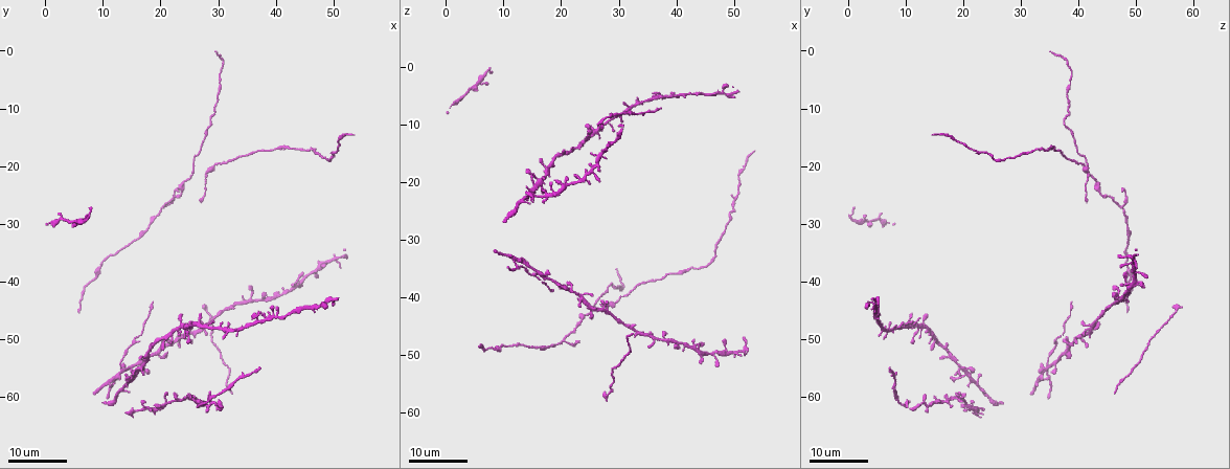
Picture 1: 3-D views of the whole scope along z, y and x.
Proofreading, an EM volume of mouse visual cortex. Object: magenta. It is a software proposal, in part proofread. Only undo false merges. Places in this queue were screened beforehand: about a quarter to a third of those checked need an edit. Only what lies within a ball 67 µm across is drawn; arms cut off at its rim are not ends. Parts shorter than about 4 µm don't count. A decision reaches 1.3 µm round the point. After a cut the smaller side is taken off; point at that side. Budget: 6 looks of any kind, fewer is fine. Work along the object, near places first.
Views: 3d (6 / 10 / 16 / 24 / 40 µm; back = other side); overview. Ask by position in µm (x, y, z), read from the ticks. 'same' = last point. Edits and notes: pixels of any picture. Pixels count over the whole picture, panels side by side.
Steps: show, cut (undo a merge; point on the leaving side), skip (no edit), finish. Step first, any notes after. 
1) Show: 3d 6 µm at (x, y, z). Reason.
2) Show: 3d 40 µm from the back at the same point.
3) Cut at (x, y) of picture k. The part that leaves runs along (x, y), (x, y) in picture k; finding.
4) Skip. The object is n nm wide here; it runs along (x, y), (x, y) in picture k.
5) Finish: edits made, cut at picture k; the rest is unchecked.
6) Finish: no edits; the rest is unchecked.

Show: 3d 24 µm at (36.0, 43.5, 47.0). Looks like a crossing.

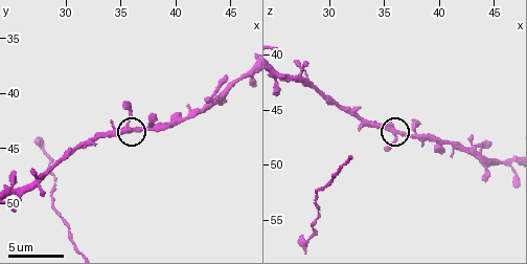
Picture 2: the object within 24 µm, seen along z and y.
Show: 3d 10 µm at (35.6, 43.2, 46.8).

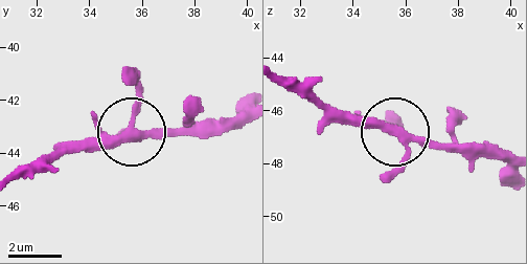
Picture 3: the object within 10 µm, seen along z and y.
Skip. 4 arms meet here; it runs along (283, 86), (330, 110), (463, 147) in picture 3; all the same cell.

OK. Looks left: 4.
Show: 3d 16 µm at (23.5, 47.5, 13.0). Branch point.

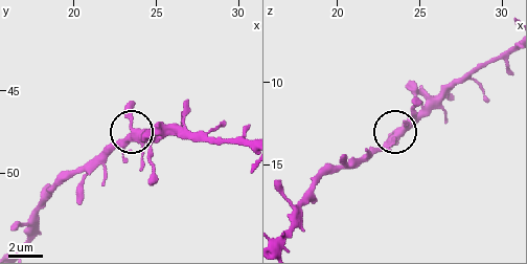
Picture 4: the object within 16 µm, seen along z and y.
Show: 3d 10 µm at the same point.

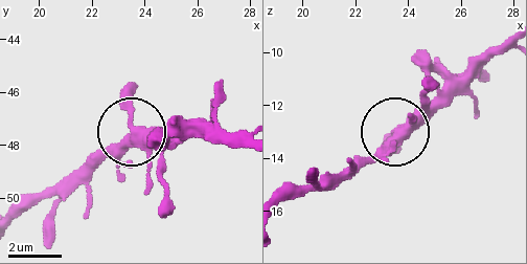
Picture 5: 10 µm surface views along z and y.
Skip. 3 arms meet here; it runs along (284, 200), (345, 180), (458, 74) in picture 5; continuous, no second cell.

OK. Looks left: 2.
Show: 3d 24 µm at (20.5, 27.0, 47.5). Three-way junction.

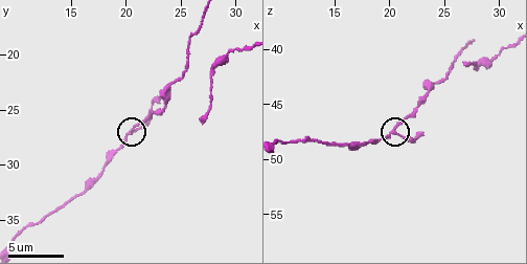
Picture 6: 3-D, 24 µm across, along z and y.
Show: 3d 6 µm at (20.6, 27.0, 47.4). Zoom in.

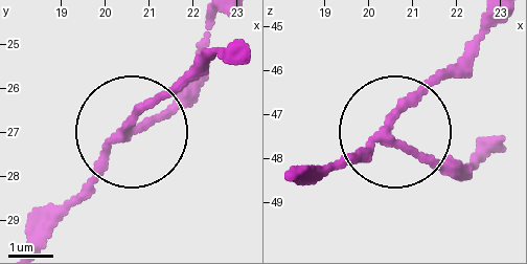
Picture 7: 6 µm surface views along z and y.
Skip. Continuous, no second cell.

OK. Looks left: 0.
Finish: no edits; the rest is unchecked.

